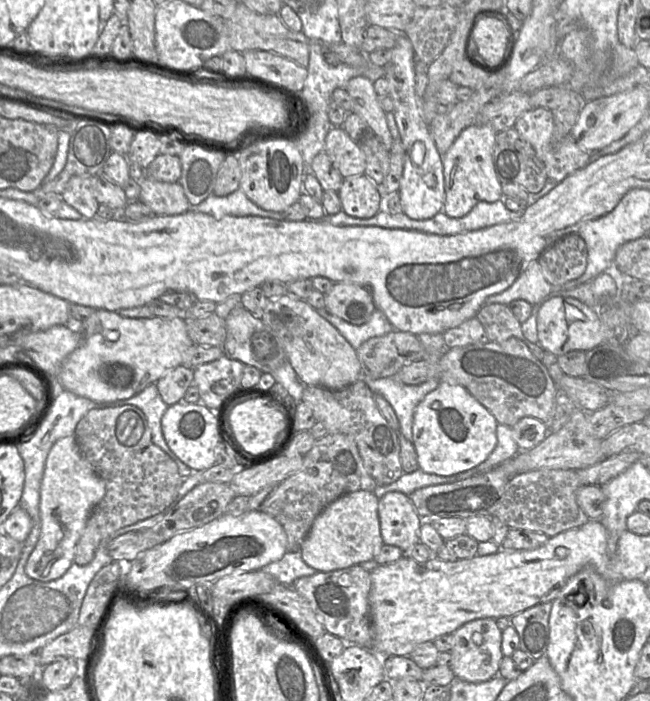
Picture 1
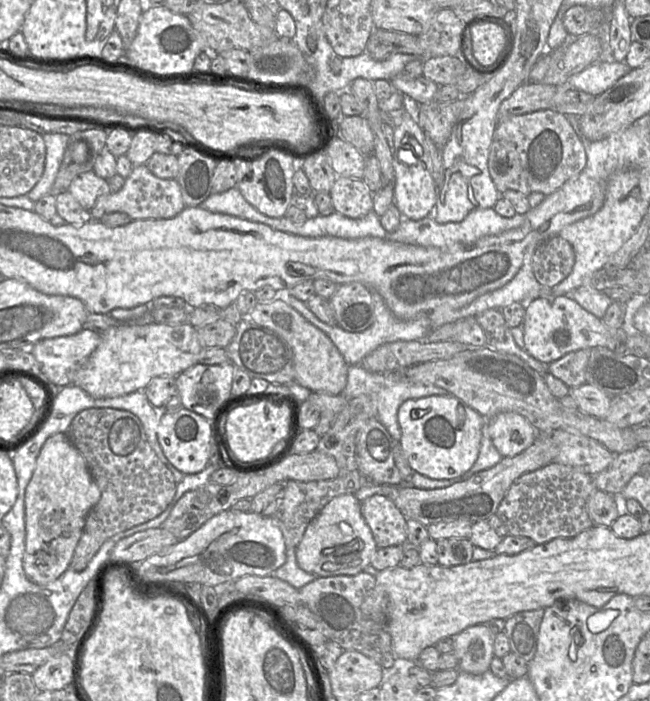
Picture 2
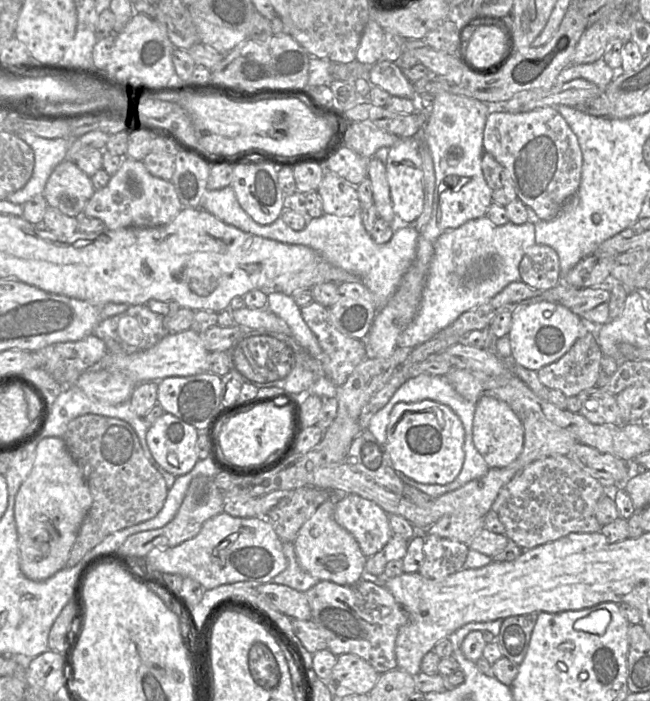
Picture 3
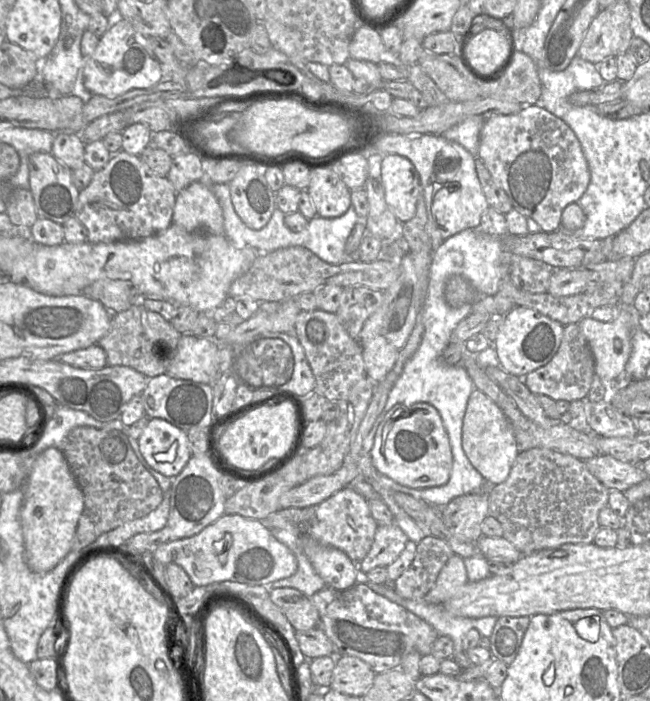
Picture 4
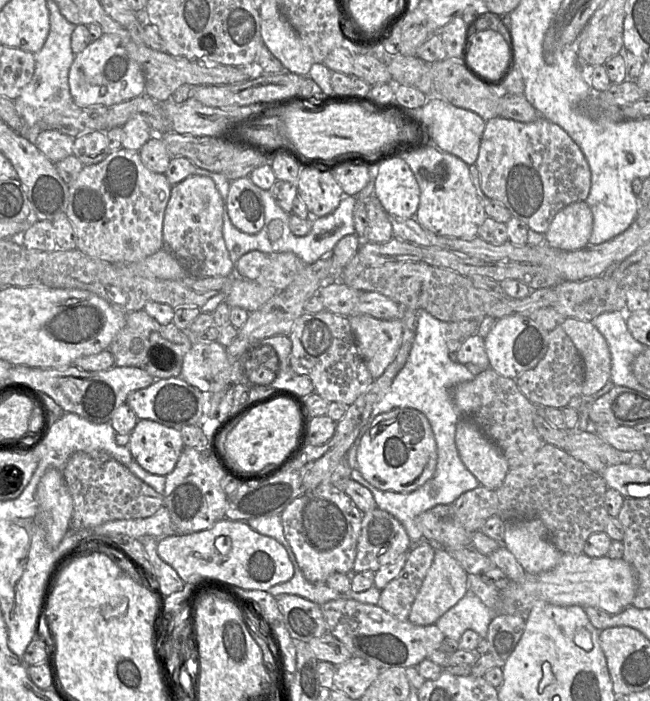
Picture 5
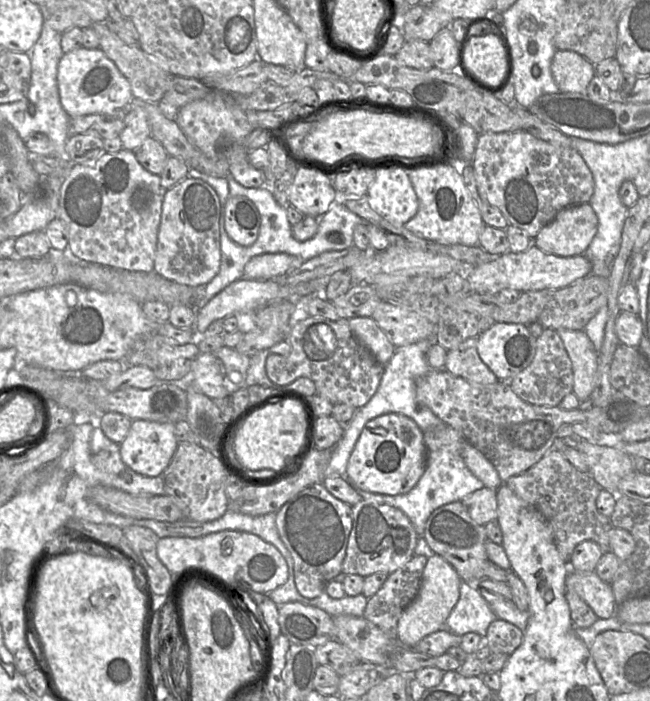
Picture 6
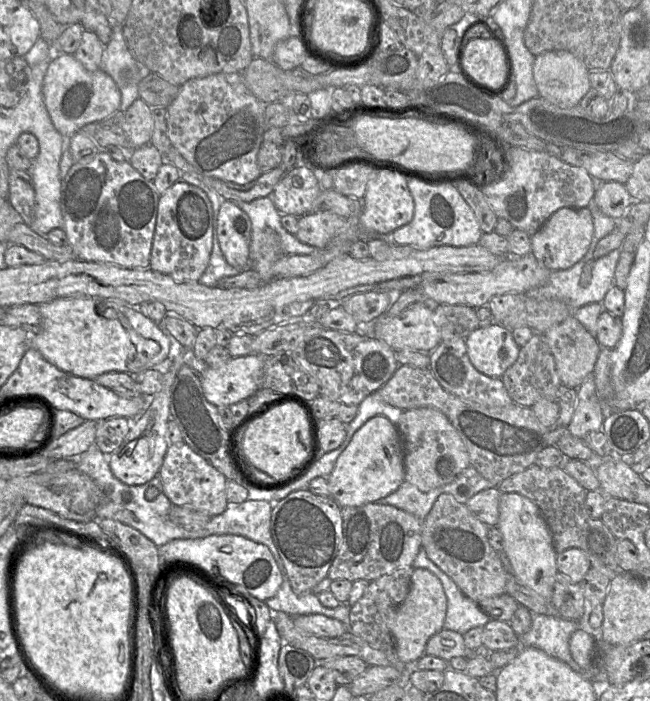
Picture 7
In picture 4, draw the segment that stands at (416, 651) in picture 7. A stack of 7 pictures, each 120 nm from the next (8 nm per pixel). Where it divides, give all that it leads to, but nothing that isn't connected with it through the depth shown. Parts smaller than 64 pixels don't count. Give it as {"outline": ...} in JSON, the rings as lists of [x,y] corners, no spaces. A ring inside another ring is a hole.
{"outline":[[[455,554],[441,569],[434,586],[425,595],[424,601],[430,604],[443,604],[467,582],[468,576],[463,558]]]}

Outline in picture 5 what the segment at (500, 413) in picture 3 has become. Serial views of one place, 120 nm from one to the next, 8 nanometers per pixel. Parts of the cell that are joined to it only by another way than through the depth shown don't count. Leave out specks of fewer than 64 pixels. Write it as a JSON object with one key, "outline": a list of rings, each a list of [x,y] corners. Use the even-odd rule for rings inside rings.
{"outline":[[[461,418],[457,423],[455,445],[461,461],[480,485],[494,491],[502,485],[510,470],[508,462],[470,419]]]}

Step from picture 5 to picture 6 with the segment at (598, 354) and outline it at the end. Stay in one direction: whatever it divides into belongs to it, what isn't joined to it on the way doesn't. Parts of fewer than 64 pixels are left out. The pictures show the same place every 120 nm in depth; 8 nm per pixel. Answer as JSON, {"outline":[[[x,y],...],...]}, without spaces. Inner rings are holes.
{"outline":[[[559,329],[557,332],[572,363],[573,392],[582,402],[589,399],[595,386],[598,352],[583,330]]]}

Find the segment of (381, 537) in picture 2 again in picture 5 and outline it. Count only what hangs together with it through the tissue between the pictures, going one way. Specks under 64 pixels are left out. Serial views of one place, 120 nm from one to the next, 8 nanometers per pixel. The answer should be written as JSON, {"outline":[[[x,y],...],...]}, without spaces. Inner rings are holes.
{"outline":[[[320,484],[294,499],[280,514],[284,535],[305,577],[311,583],[326,583],[333,573],[352,571],[363,512],[333,484]]]}

